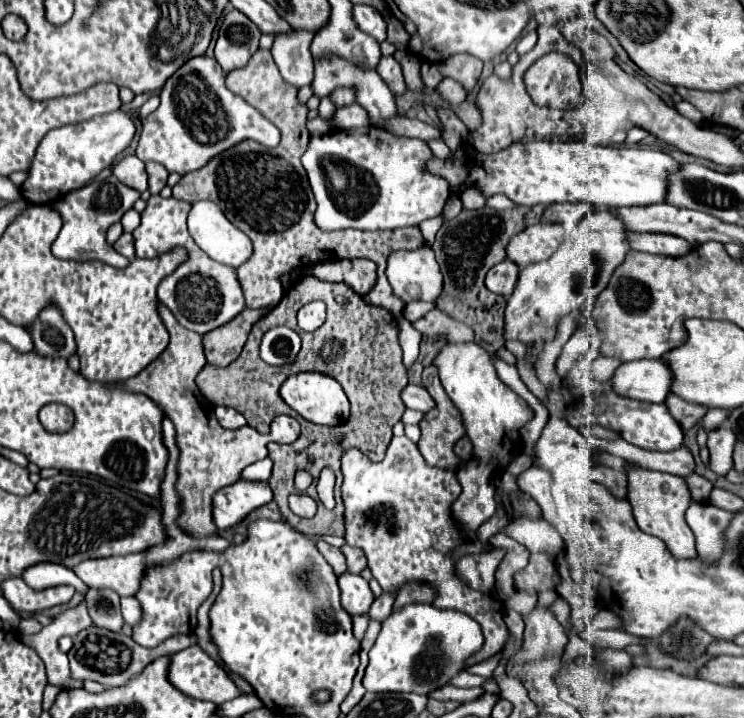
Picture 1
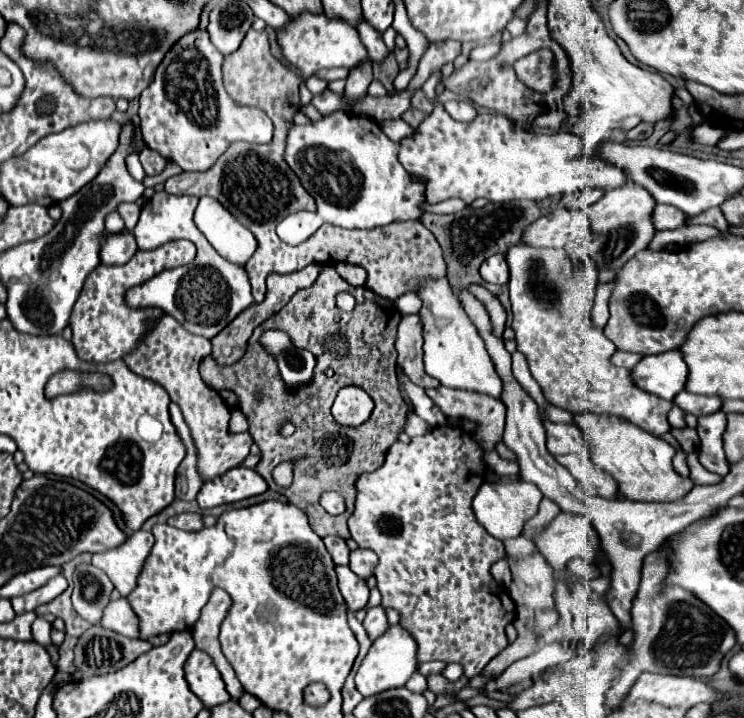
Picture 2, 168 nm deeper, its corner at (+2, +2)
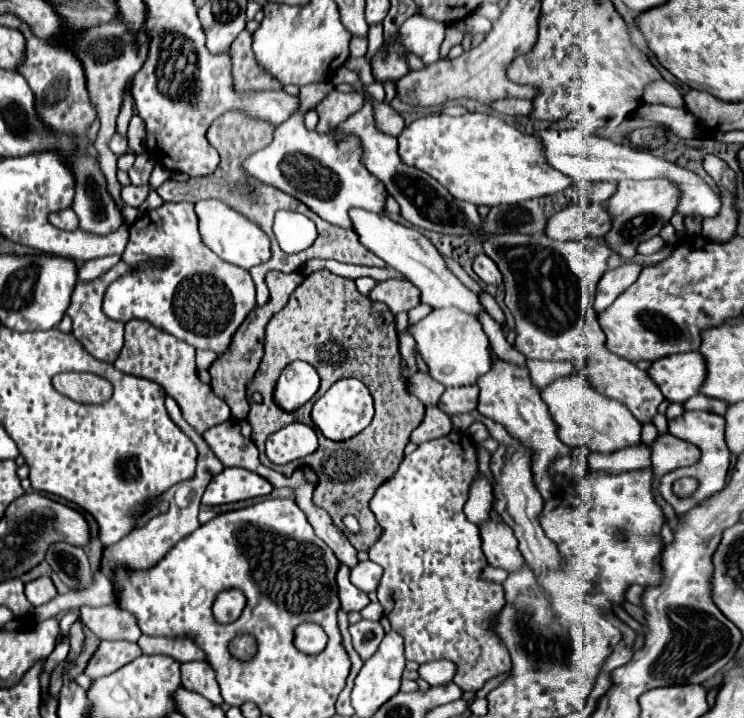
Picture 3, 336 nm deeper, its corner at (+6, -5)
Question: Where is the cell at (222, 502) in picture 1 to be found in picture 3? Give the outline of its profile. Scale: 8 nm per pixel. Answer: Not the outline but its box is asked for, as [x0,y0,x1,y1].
[203,467,273,505]

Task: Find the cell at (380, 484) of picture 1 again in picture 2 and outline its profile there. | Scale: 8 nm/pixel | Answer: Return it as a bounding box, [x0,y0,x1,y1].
[349,426,515,678]

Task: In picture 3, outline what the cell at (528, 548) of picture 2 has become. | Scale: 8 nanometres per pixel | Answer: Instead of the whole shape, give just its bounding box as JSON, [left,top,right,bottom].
[465,473,493,527]

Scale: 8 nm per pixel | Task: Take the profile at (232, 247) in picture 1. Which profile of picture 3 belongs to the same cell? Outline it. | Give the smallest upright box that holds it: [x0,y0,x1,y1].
[195,199,271,269]

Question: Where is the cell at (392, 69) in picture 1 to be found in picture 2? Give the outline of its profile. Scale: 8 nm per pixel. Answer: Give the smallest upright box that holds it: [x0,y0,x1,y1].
[357,18,389,62]

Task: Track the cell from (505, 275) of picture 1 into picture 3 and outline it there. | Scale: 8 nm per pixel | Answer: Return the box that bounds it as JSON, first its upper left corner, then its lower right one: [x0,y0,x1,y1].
[473,253,503,285]

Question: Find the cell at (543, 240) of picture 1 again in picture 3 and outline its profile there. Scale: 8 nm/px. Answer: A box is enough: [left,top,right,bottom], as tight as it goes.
[545,205,611,241]

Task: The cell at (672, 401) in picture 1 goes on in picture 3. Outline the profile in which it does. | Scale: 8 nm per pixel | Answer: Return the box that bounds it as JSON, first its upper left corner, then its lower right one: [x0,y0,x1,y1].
[683,395,727,415]

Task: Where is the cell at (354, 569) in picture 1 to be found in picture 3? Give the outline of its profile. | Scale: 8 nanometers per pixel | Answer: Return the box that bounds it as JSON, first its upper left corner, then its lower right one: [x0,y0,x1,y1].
[351,561,383,593]

